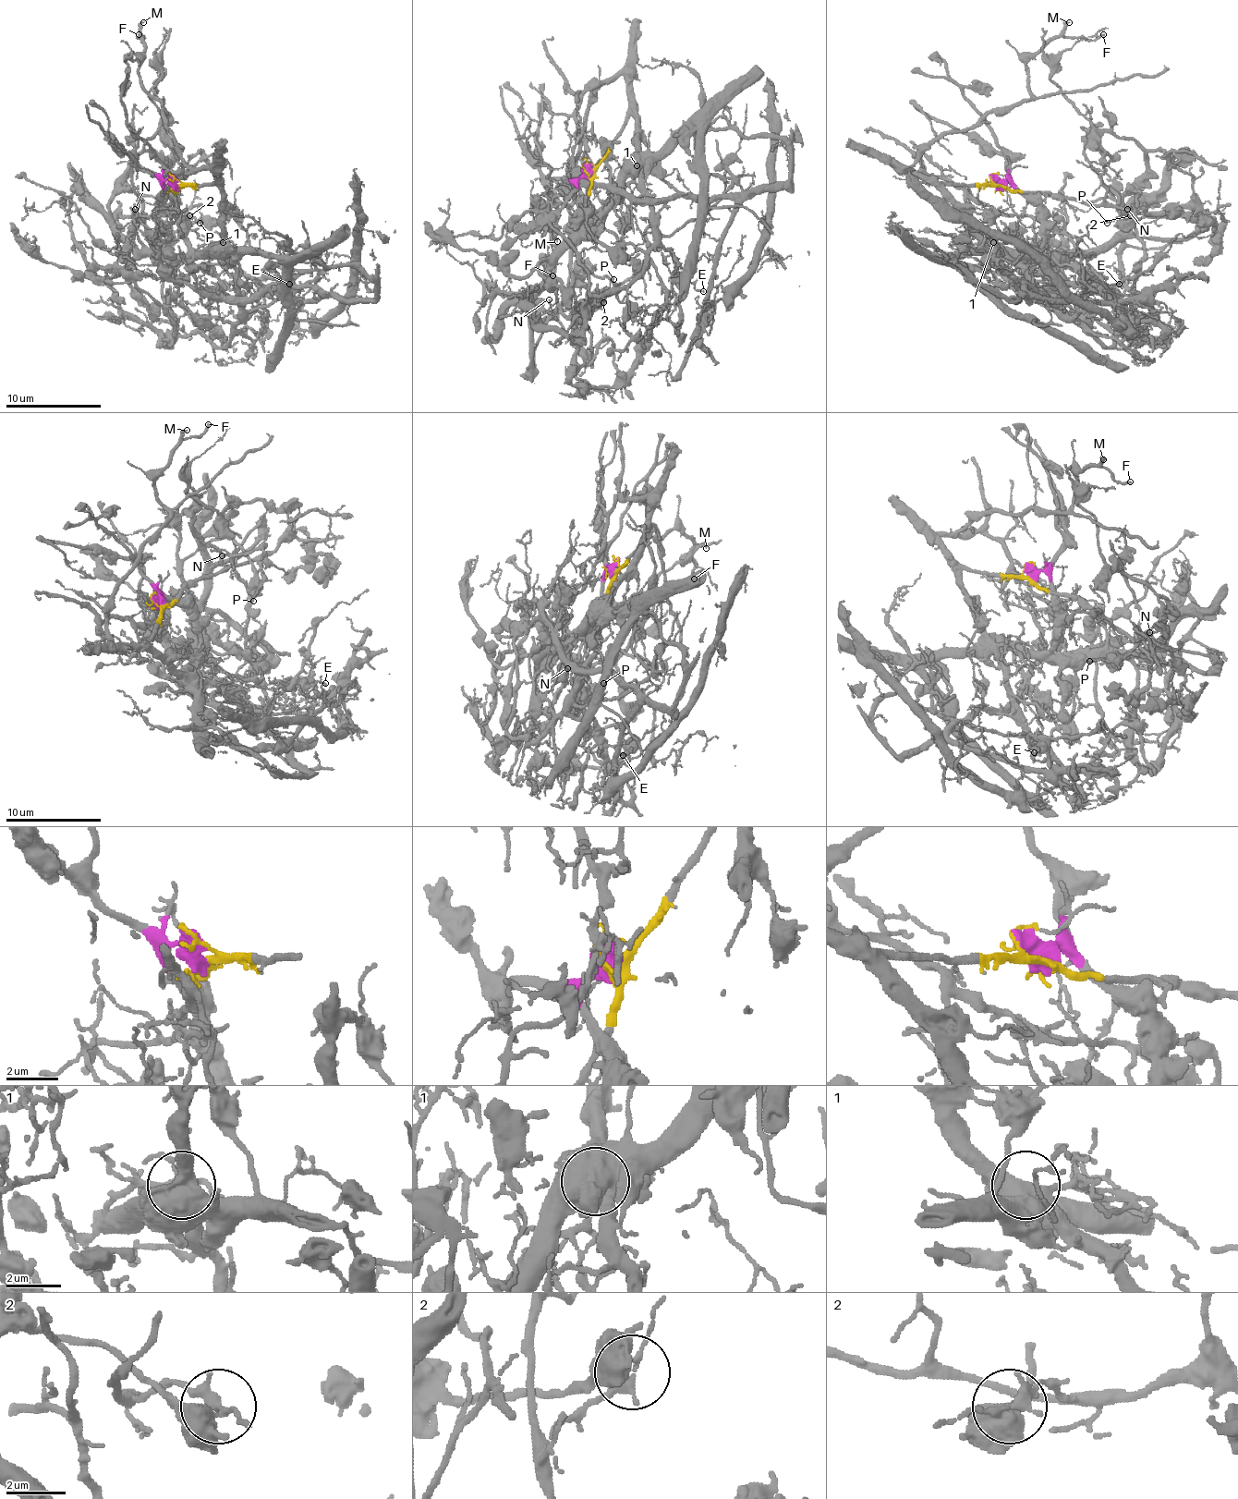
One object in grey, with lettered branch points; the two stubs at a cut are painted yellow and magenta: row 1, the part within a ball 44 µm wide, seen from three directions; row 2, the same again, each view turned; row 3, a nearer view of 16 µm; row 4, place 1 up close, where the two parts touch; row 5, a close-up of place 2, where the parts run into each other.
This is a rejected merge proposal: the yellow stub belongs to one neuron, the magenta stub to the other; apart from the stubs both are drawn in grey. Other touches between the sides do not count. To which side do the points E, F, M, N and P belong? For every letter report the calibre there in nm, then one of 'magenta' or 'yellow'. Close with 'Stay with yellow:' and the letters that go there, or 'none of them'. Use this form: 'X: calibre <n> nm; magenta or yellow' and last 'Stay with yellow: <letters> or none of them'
E: calibre 140 nm; yellow
F: calibre 180 nm; yellow
M: calibre 260 nm; yellow
N: calibre 120 nm; magenta
P: calibre 130 nm; yellow
Stay with yellow: E, F, M, P

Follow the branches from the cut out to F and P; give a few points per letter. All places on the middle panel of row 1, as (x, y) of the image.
F: (591, 170), (625, 122), (629, 81), (622, 74), (596, 91), (584, 117), (575, 199), (552, 199), (552, 275)
P: (591, 170), (588, 199), (576, 218), (572, 247), (575, 322), (596, 310), (605, 298), (612, 278)

